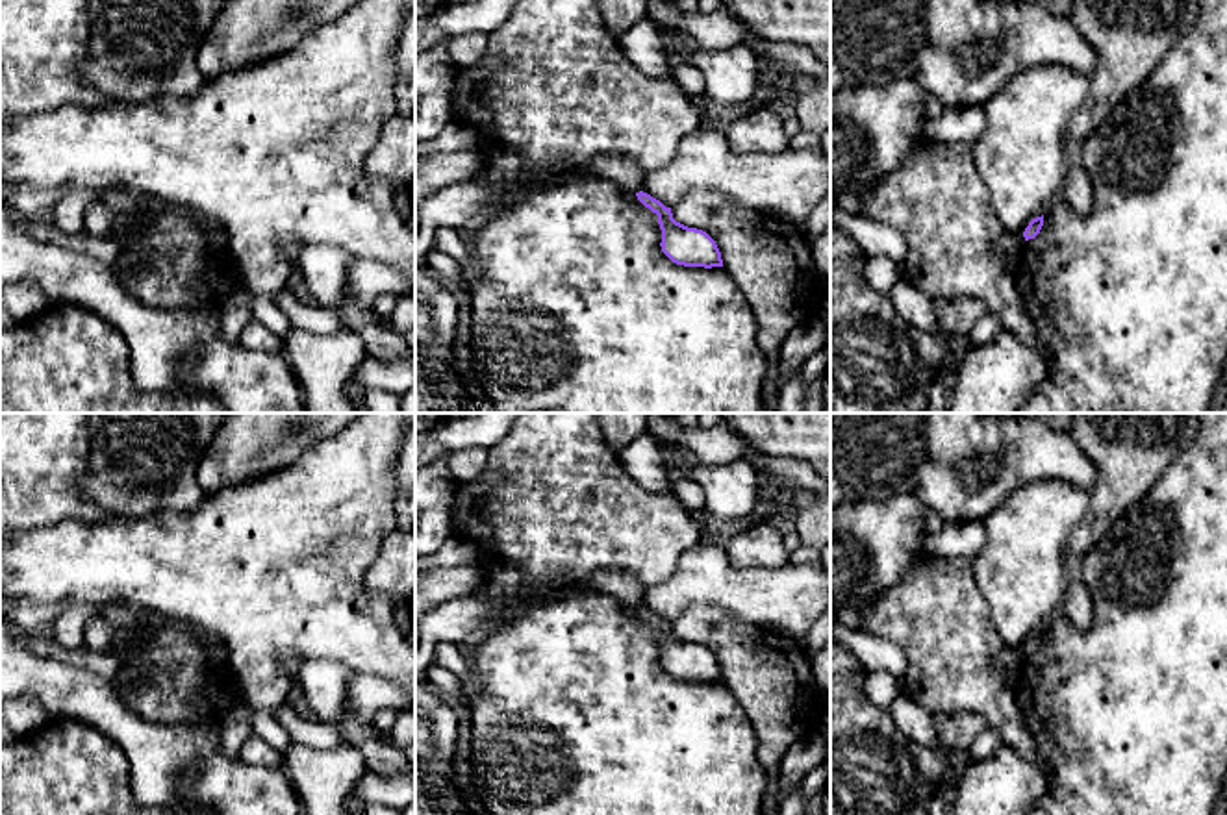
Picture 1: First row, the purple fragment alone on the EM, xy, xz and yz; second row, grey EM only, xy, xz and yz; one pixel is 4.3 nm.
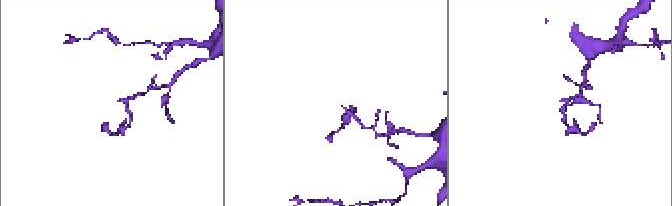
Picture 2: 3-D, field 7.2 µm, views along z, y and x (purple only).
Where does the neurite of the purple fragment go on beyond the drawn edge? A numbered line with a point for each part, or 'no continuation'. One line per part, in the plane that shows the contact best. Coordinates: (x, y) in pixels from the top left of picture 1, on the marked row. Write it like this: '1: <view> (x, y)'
no continuation

